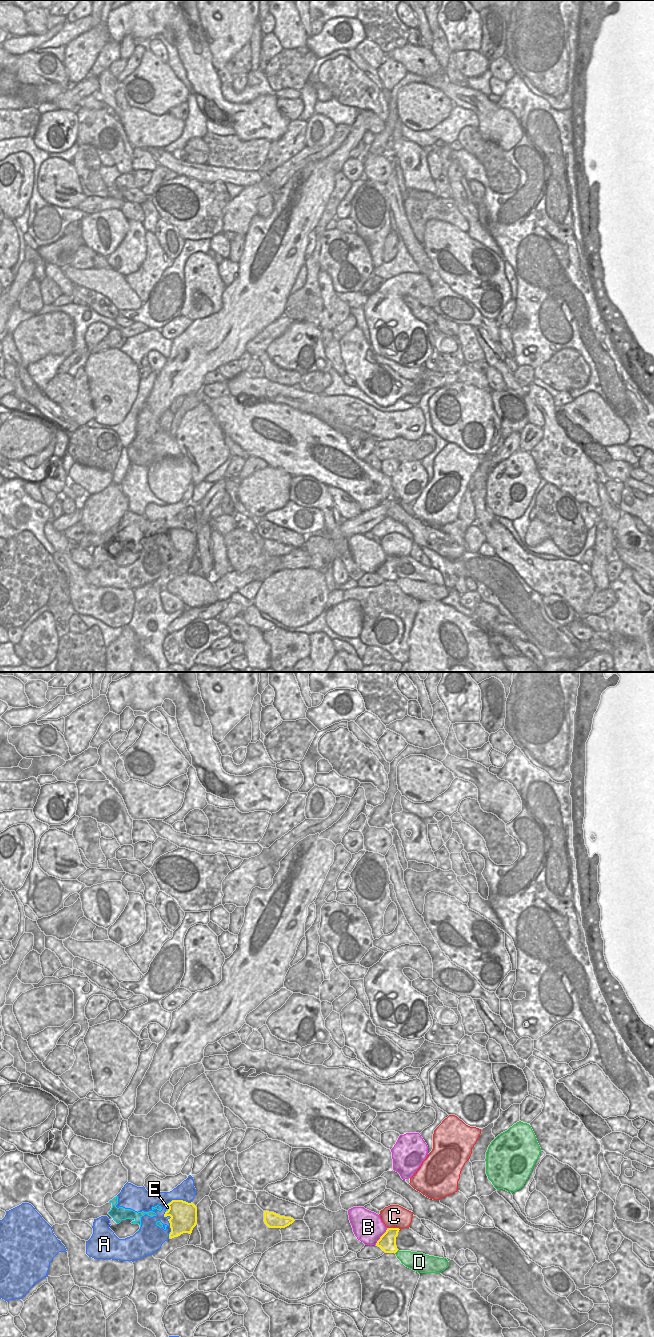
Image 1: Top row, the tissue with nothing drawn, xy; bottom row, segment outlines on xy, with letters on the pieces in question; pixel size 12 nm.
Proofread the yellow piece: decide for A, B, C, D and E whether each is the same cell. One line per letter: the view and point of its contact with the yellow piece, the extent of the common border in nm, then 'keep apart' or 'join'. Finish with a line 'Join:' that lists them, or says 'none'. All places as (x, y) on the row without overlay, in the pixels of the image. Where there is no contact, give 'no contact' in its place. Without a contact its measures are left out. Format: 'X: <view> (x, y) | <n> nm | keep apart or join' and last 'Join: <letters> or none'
A: xy (168, 548) | 280 nm | keep apart
B: xy (381, 564) | 260 nm | keep apart
C: xy (393, 556) | 160 nm | keep apart
D: xy (396, 579) | 60 nm | keep apart
E: xy (169, 536) | 100 nm | join
Join: E

